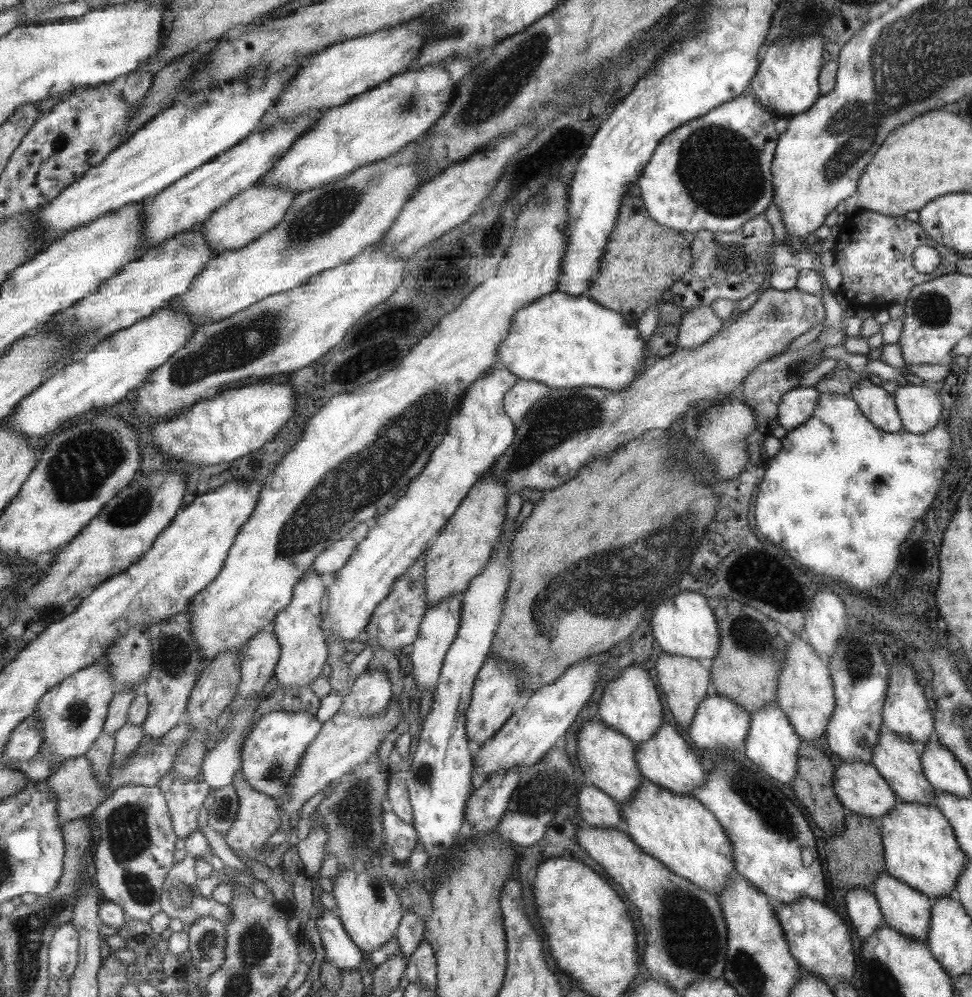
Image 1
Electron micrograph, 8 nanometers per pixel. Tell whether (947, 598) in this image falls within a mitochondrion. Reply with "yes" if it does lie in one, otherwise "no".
no

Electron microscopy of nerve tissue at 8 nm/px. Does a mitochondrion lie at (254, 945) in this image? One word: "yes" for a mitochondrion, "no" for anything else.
yes

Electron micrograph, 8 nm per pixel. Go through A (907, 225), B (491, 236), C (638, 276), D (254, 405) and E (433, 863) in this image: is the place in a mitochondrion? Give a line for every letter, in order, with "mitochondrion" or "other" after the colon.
A: other
B: other
C: other
D: other
E: other

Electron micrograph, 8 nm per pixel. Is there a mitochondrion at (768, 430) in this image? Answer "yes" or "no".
no

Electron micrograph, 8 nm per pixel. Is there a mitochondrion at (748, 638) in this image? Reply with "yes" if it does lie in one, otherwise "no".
yes

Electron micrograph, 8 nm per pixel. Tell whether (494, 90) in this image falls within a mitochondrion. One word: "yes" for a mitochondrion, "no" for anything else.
yes

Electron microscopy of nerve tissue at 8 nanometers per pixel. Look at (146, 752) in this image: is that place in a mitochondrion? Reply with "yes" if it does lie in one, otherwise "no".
yes

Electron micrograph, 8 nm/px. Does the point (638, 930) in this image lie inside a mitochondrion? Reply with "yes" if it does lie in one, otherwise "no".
no

